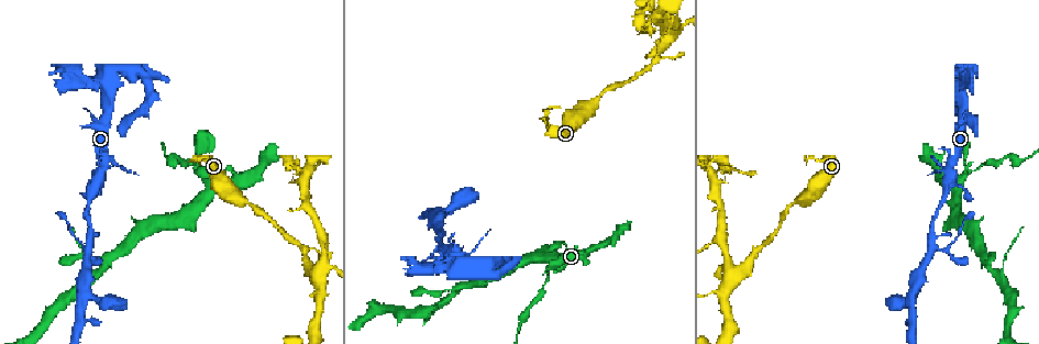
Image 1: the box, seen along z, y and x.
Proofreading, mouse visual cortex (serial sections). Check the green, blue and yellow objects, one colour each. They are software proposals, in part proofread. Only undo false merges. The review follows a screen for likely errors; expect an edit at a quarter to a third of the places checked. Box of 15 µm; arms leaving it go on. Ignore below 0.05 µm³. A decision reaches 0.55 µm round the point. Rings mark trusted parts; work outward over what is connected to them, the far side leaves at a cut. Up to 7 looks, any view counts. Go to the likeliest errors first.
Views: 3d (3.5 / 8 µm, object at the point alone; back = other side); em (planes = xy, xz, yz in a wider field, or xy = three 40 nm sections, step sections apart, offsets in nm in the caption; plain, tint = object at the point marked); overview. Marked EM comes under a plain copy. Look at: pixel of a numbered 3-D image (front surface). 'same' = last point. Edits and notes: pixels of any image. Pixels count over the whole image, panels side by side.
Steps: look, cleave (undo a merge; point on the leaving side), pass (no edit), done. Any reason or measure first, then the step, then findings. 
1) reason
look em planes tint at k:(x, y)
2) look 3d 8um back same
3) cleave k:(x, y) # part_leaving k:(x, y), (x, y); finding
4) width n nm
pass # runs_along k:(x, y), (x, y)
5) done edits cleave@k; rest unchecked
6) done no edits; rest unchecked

look 3d 8um back at 1:(967, 173)

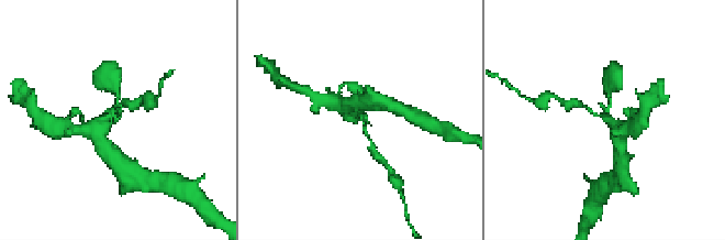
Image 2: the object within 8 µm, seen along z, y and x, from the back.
closer look
look 3d 3.5um at 2:(604, 116)

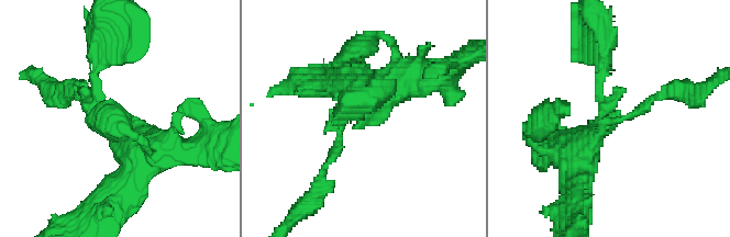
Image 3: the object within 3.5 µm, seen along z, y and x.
now the EM
look em xy step 2 tint at 3:(604, 123)

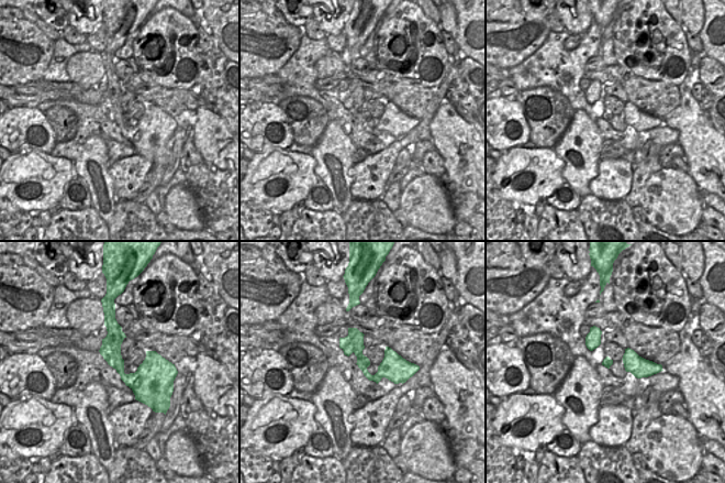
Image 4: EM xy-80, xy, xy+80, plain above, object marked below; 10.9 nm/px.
width 220 nm
cleave 3:(656, 97) # part_leaving 3:(625, 117), (664, 90), (709, 83); two cells meet here

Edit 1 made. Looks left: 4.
look overview

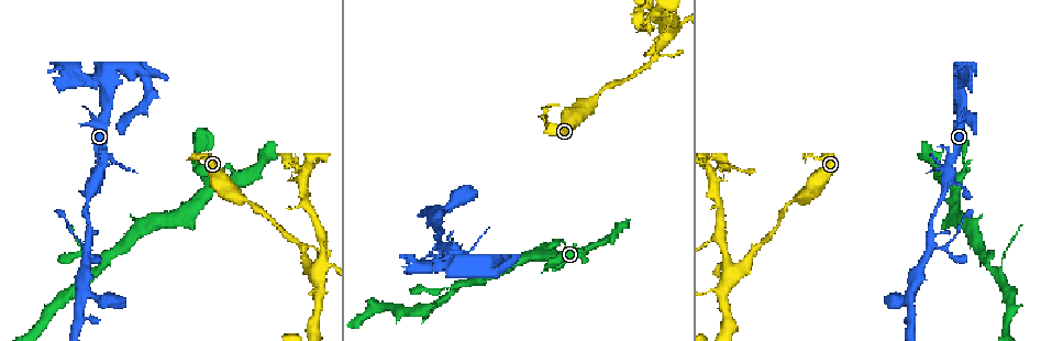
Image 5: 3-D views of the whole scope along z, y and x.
a narrow waist
look em xy step 5 tint at 5:(440, 252)

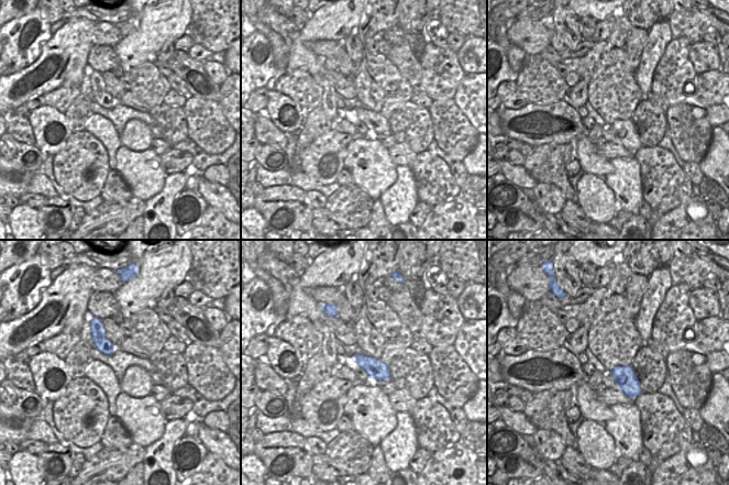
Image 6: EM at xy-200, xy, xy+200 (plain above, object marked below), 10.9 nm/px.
look 3d 3.5um same

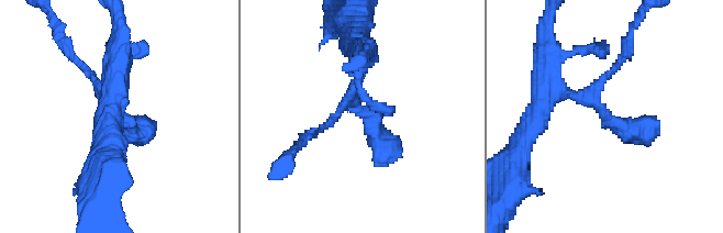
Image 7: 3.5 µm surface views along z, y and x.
width 220 nm
pass # runs_along 7:(546, 92), (588, 97), (627, 130), (658, 120); one cell here

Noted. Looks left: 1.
done edits cleave@3; rest unchecked

